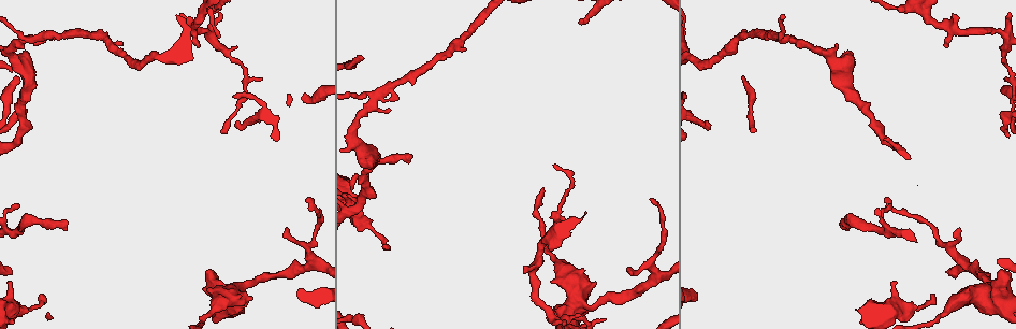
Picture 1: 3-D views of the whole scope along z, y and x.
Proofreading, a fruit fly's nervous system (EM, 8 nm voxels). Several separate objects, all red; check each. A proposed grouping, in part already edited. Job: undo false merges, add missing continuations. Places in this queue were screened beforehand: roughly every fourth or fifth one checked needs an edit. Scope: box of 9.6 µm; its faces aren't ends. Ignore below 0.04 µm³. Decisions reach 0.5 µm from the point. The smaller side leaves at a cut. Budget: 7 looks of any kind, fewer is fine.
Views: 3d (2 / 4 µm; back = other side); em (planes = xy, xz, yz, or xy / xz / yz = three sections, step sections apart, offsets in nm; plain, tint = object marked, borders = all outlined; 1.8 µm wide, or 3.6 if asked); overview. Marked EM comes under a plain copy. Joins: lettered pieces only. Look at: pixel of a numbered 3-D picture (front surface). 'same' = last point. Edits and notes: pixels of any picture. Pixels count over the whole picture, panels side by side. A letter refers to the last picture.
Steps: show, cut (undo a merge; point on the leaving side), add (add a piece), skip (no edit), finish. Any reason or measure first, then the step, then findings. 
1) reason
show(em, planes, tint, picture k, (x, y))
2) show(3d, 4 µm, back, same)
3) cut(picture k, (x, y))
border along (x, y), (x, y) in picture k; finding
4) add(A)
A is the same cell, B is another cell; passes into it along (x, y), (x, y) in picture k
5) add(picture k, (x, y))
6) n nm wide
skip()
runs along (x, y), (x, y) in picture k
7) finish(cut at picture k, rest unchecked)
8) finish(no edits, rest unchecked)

branch stops here
show(em, planes, borders, picture 1, (890, 207))

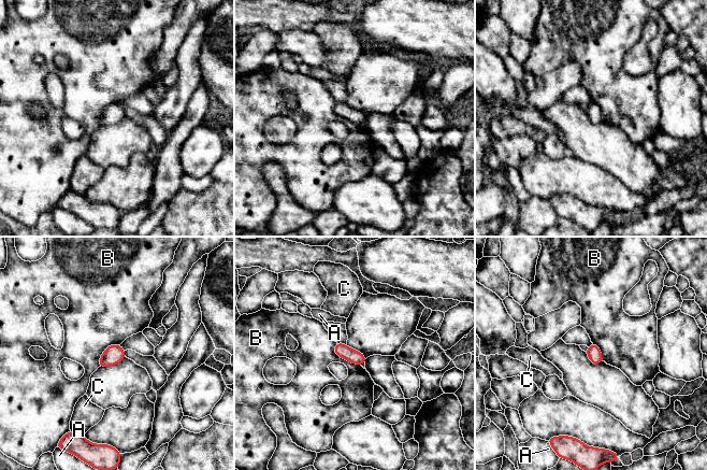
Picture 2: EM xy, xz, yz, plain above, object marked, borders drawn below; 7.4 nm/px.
B touches over 260 nm
skip()
A, B and C are other cells; border along (334, 343), (337, 355), (360, 365) in picture 2; none of them fits

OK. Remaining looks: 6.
free end
show(3d, 2 µm, picture 1, (408, 161))

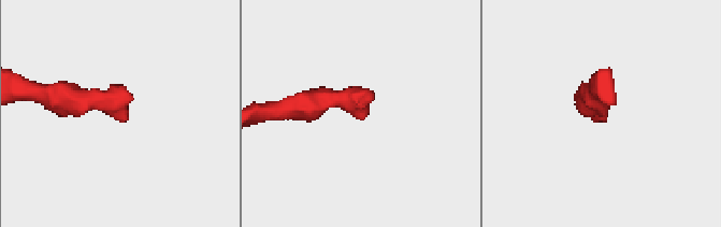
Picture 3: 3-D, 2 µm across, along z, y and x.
show(em, xz, step 8, tint, picture 3, (362, 119))

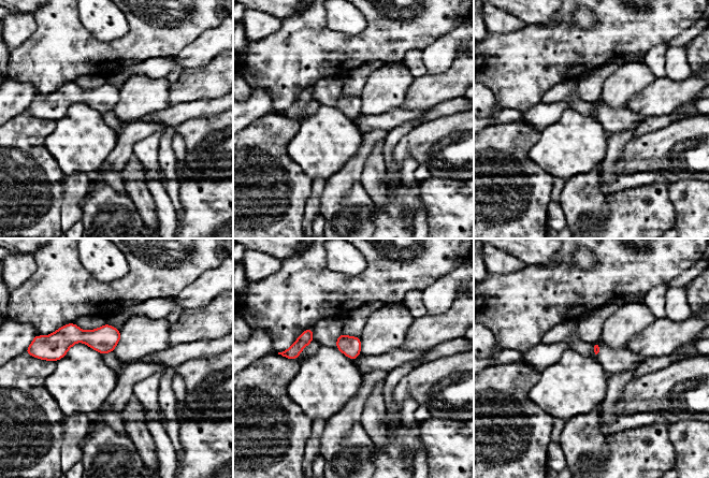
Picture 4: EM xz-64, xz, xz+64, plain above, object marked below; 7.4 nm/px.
cut it another way
show(em, planes, borders, same)

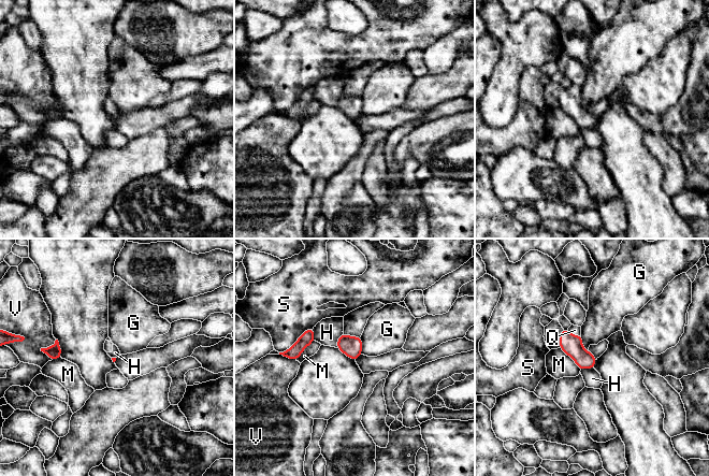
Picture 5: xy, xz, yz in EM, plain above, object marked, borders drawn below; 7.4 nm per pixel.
add(Q)
Q is the same cell, G, H, M, S and V are other cells; the neuron continues

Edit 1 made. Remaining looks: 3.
free end
show(3d, 2 µm, picture 1, (628, 273))

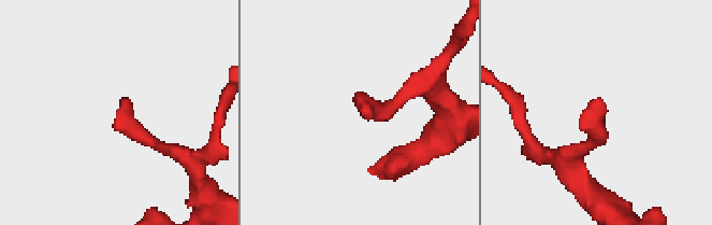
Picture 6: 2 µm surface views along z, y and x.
need the tissue
show(em, planes, borders, picture 6, (362, 110))

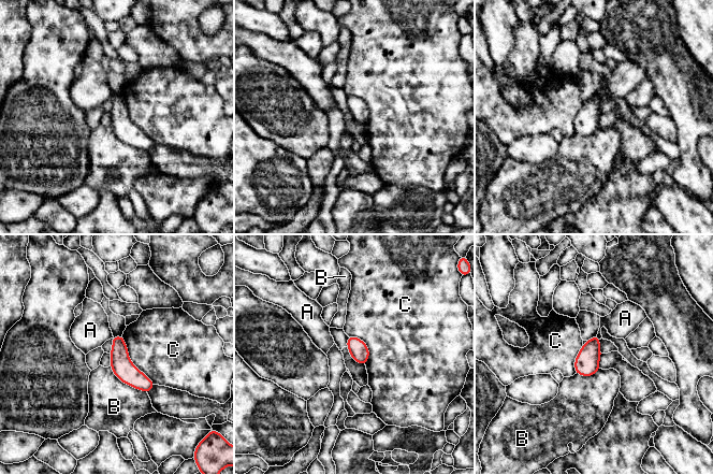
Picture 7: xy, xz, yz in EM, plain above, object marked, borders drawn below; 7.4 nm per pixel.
skip()
A, B and C are other cells; runs along (115, 339), (120, 361), (150, 385) in picture 7; none of them fits

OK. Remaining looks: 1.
finish(add at picture 5, rest unchecked)

